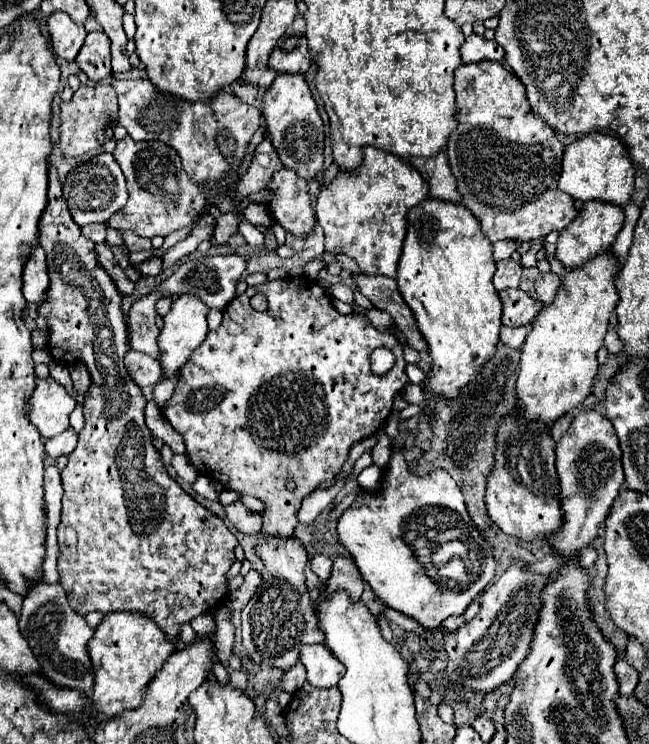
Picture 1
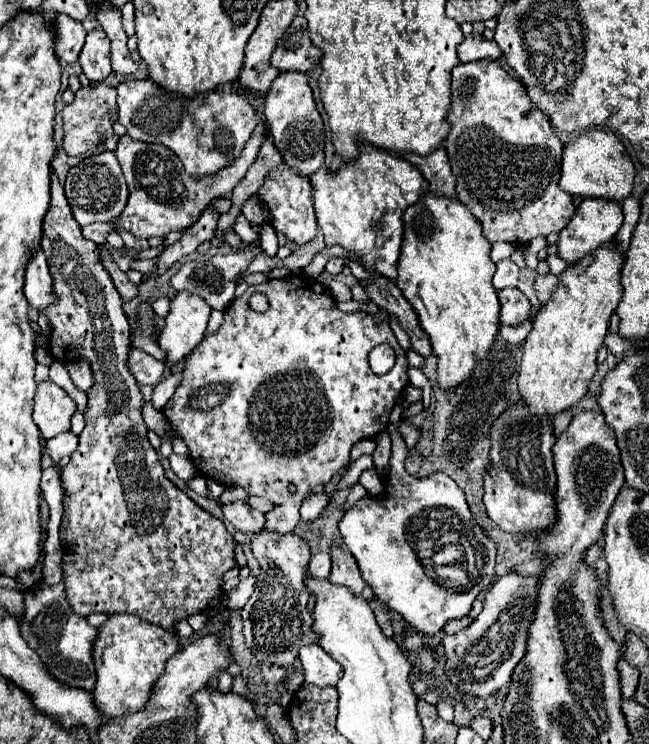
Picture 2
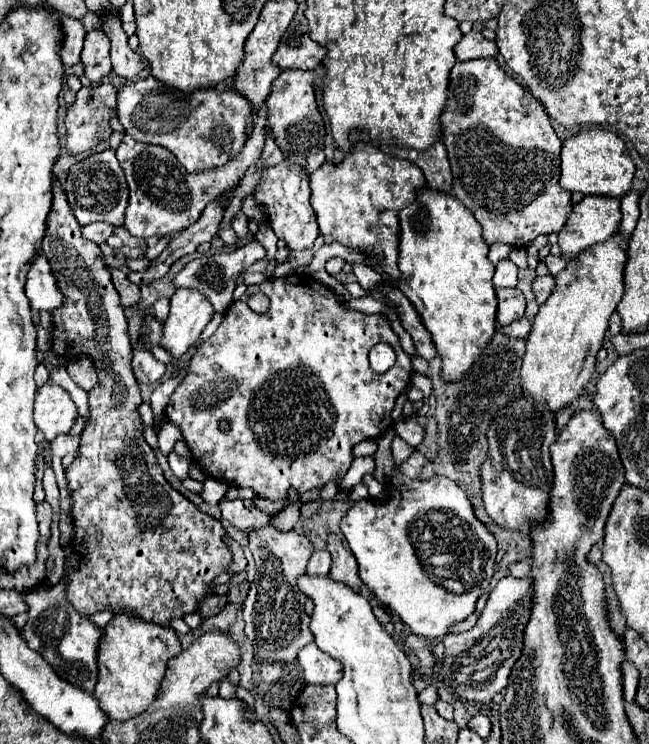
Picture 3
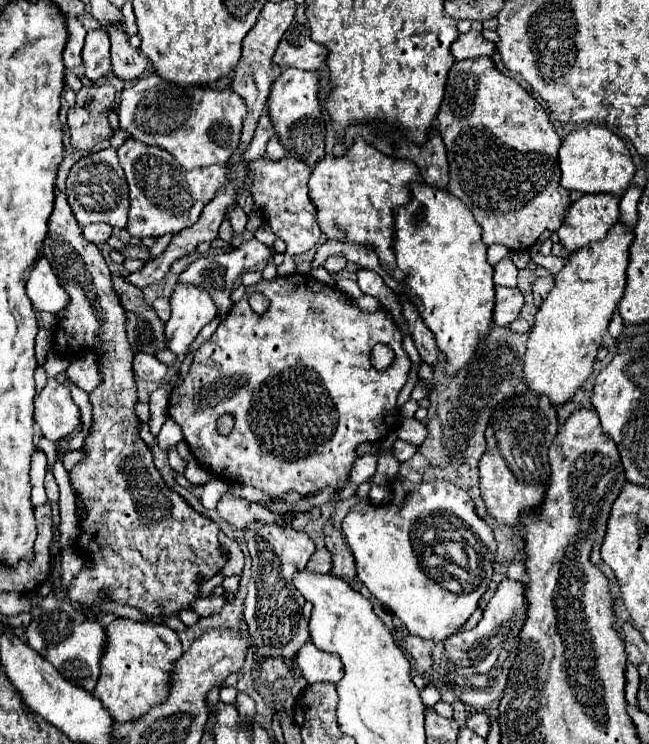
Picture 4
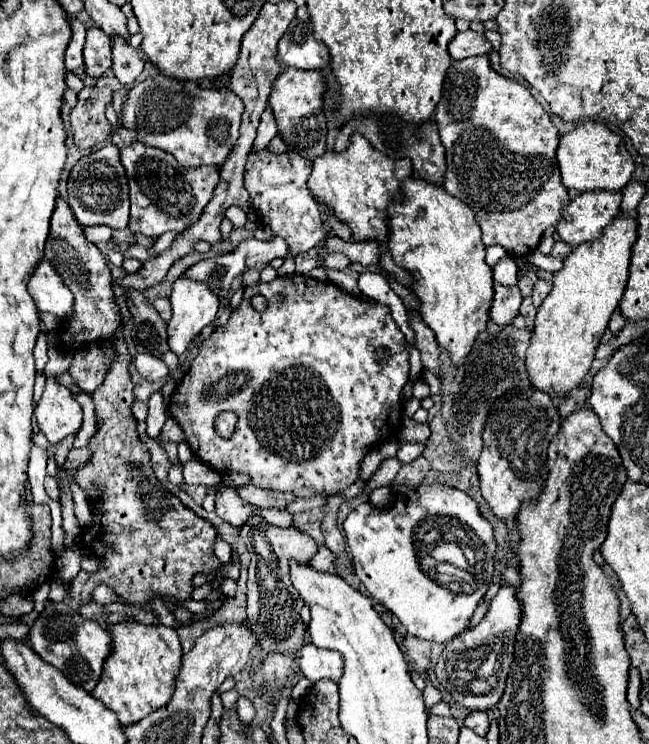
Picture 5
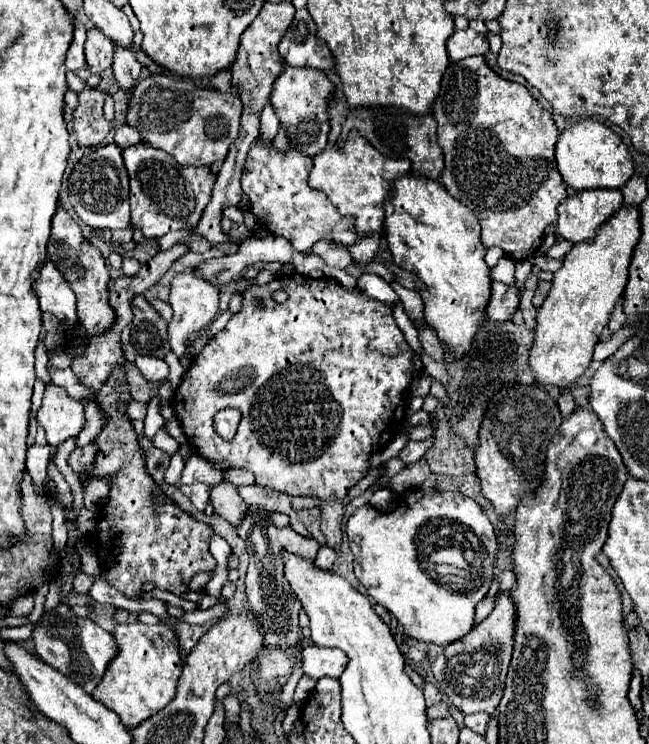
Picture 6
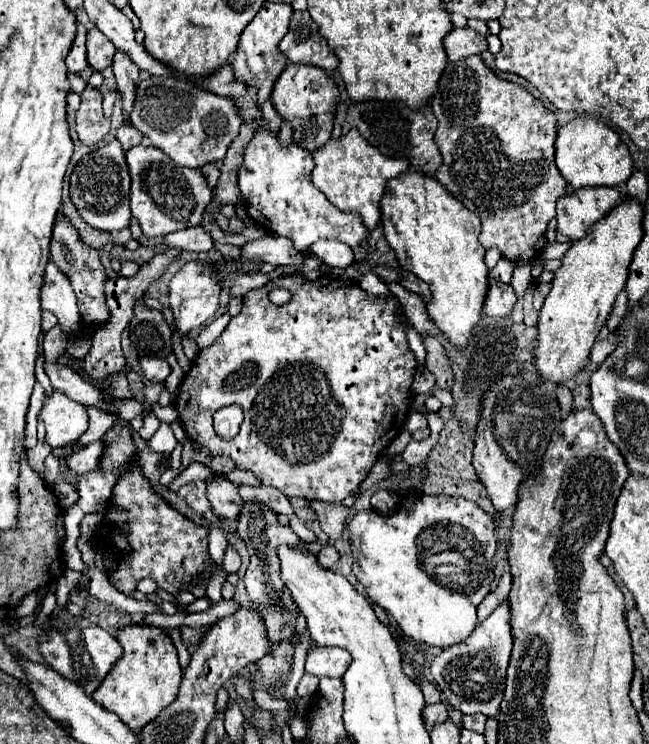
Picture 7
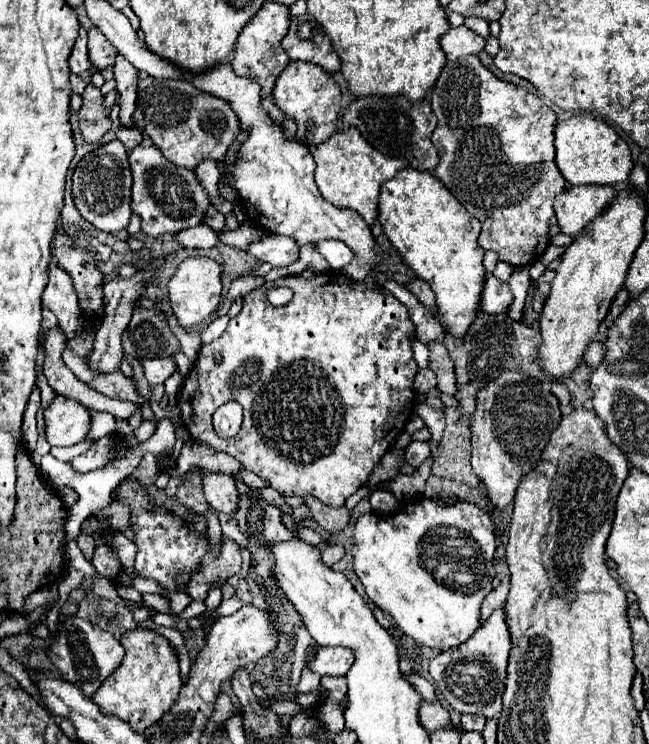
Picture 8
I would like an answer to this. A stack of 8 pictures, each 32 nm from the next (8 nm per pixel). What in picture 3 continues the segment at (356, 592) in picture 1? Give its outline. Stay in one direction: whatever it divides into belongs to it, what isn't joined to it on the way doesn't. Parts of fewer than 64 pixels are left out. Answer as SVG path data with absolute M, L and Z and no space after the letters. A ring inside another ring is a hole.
M330 536L328 540L328 552L332 556L332 570L330 570L330 578L334 582L342 582L346 586L350 586L354 592L360 592L364 582L358 576L358 564L356 558L350 550L346 550L340 542L340 538Z

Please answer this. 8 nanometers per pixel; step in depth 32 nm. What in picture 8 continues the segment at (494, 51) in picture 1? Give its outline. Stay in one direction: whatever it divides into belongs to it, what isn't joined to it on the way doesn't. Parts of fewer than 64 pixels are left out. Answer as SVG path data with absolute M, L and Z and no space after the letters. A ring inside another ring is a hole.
M458 26L458 28L450 28L440 38L440 44L442 44L442 50L444 50L448 60L458 60L462 56L482 52L486 40L482 36L478 36L476 32L472 32L470 28Z

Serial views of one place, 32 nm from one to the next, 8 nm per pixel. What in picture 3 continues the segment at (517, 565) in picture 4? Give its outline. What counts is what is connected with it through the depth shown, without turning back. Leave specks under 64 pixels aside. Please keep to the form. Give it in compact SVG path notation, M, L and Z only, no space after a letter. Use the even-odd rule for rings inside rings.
M531 559L516 562L516 564L512 564L512 566L510 566L510 574L512 574L512 576L520 576L520 578L527 578L530 576L532 570L531 564Z

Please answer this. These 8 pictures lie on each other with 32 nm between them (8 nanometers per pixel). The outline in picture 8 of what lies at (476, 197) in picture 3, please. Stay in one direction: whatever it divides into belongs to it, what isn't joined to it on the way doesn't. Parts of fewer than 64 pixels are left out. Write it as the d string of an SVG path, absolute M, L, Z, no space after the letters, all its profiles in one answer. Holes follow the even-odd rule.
M478 56L448 62L430 94L430 104L438 118L432 142L440 150L440 166L436 168L434 176L462 202L470 214L482 220L478 244L484 250L496 250L500 260L514 266L534 264L540 260L548 246L554 198L566 190L566 180L554 162L554 110L522 86L496 78Z

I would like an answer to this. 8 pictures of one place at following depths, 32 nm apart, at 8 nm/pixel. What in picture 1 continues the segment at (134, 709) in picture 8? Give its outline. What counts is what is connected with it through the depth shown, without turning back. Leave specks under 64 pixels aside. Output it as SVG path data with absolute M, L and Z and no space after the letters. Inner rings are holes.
M108 612L98 624L92 640L88 642L88 656L94 666L92 706L102 716L112 718L124 710L140 706L146 684L154 678L156 670L174 652L174 642L164 638L156 622L142 612Z

